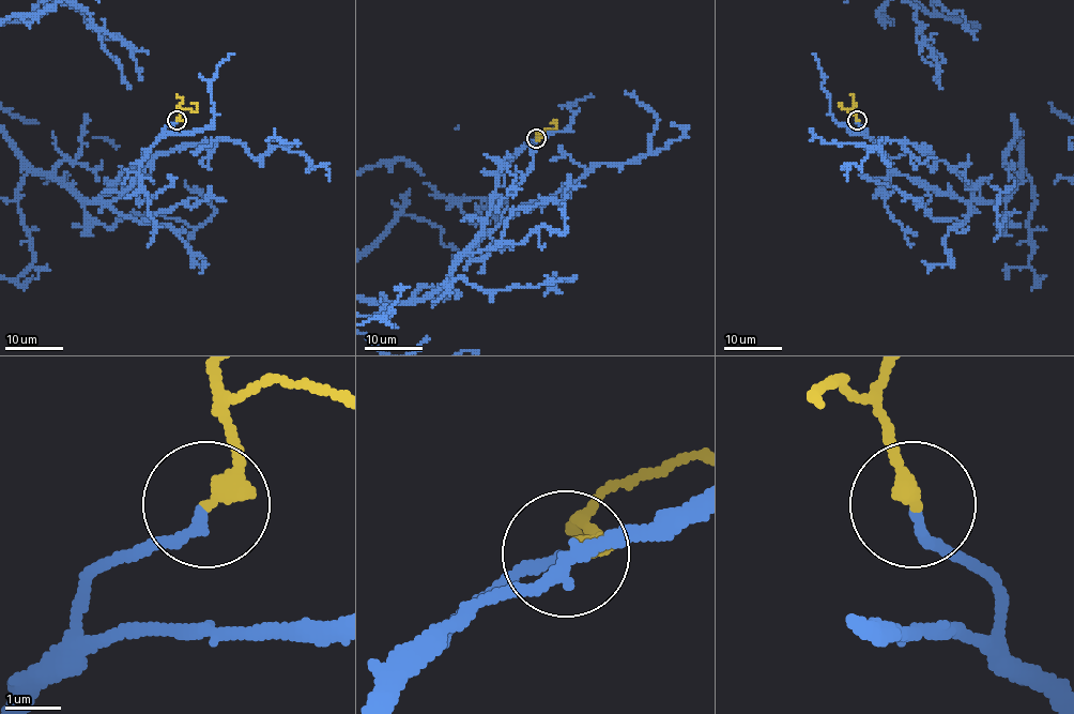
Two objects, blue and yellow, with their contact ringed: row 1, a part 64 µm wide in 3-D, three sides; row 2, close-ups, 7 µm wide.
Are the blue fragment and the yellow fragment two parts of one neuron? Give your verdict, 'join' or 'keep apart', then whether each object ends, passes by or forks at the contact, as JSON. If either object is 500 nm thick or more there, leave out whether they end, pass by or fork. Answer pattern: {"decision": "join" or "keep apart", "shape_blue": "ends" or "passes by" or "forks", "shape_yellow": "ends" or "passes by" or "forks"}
{"decision": "join", "shape_blue": "ends", "shape_yellow": "ends"}

